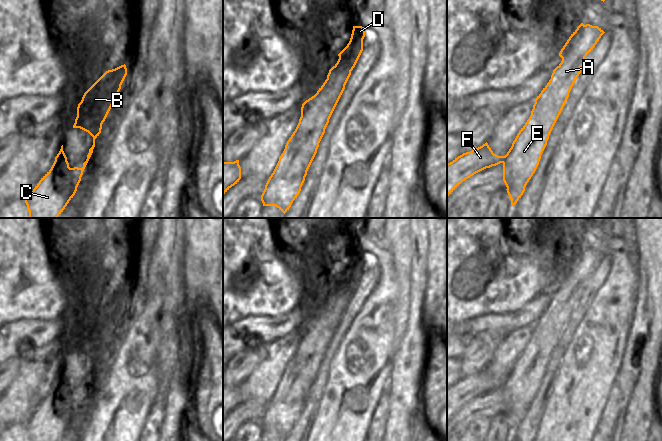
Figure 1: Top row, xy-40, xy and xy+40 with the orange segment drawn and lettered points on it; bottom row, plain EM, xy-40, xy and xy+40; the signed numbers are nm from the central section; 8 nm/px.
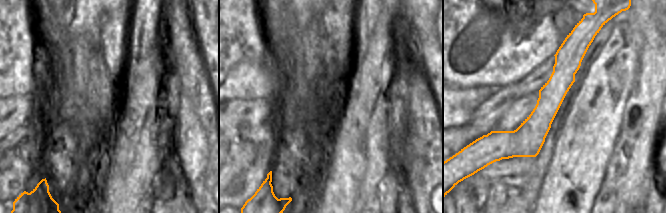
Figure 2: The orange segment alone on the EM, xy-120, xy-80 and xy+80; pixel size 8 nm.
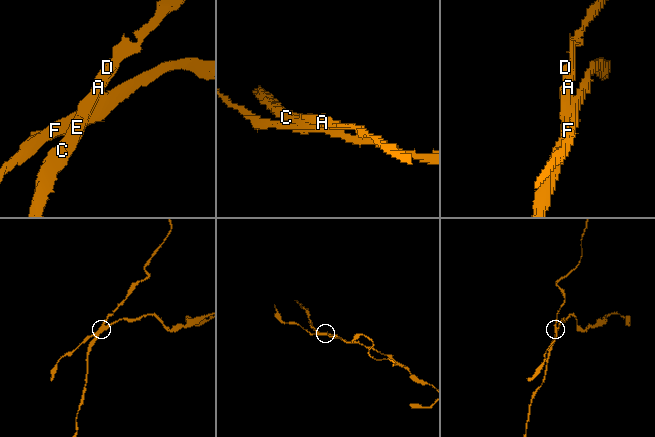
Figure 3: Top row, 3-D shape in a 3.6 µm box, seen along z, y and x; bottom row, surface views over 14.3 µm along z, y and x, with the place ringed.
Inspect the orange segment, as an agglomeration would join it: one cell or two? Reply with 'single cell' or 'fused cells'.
fused cells

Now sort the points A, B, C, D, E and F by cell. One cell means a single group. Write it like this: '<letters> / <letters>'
A B C D E / F

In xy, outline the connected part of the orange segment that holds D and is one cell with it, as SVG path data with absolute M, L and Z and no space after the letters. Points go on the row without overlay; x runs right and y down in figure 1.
M353 250L347 270L317 317L301 331L299 347L287 365L261 419L263 430L276 430L284 438L301 415L329 343L362 275L365 252Z

